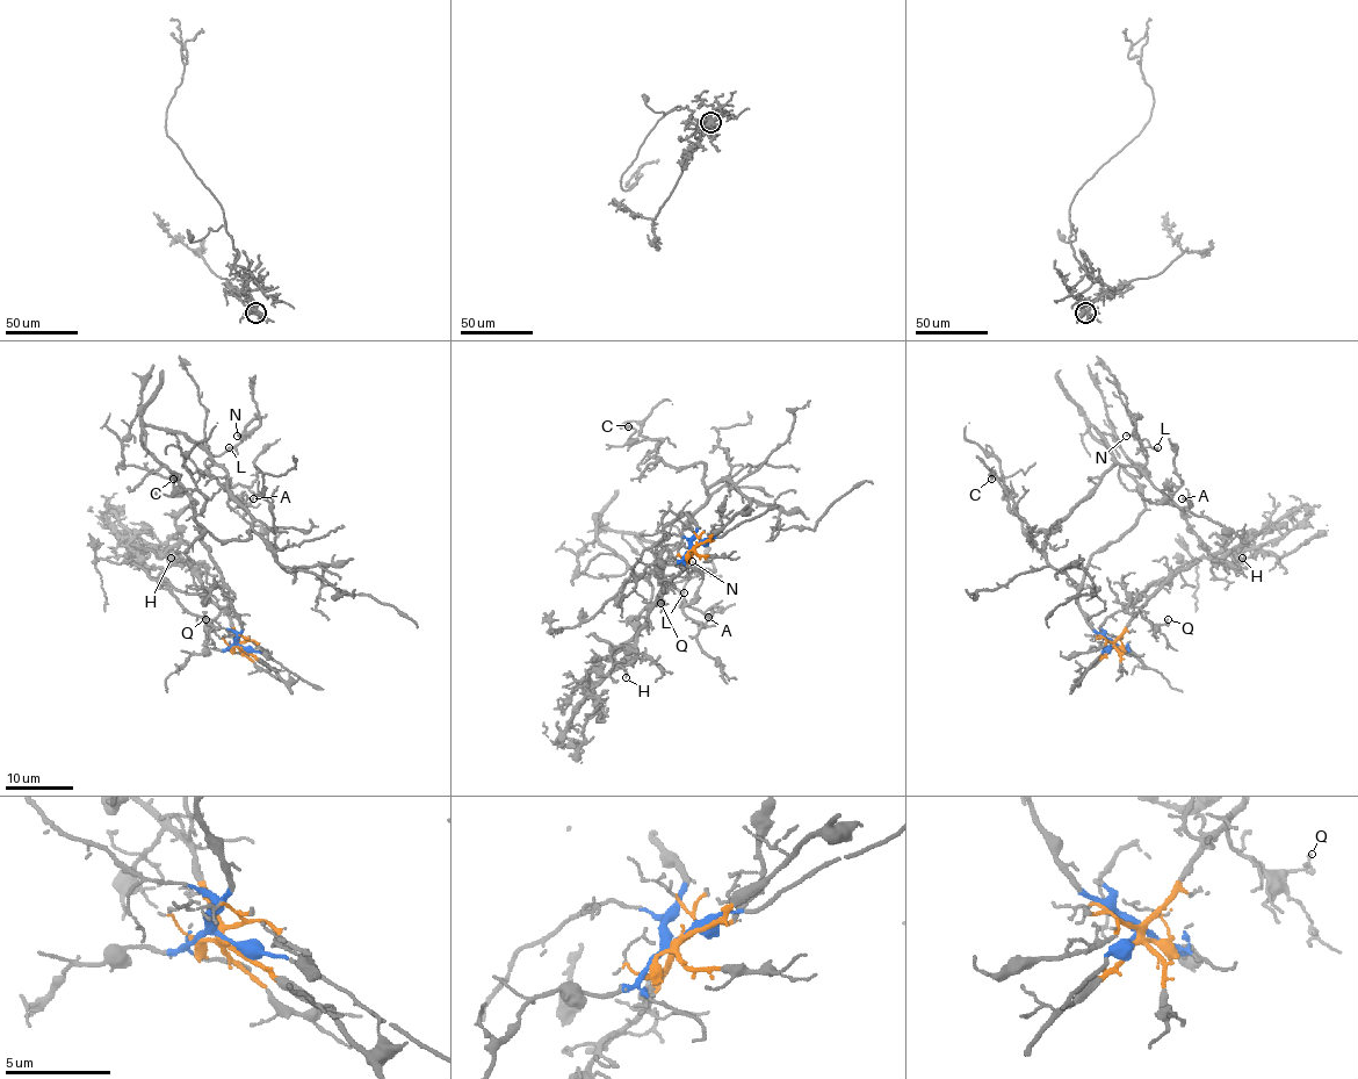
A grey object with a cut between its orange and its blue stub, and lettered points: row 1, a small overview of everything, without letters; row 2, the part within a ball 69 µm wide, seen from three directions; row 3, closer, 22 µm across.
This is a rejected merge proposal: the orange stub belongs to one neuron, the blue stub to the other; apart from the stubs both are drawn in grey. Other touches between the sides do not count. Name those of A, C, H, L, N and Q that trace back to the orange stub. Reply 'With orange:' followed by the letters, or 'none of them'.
With orange: H, Q

